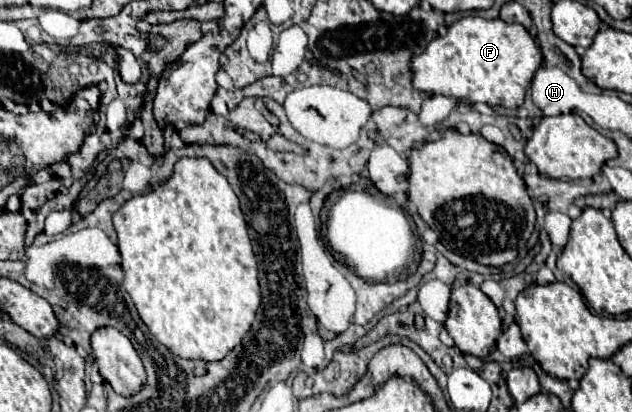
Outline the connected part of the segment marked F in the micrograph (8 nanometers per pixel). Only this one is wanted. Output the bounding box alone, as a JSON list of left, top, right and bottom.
[413,17,543,109]

